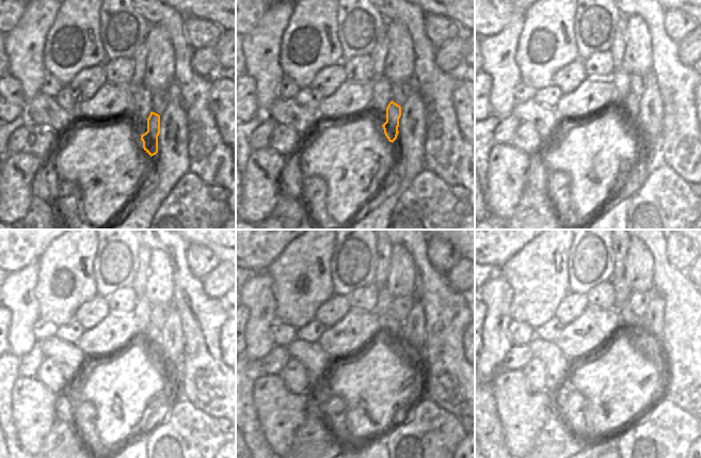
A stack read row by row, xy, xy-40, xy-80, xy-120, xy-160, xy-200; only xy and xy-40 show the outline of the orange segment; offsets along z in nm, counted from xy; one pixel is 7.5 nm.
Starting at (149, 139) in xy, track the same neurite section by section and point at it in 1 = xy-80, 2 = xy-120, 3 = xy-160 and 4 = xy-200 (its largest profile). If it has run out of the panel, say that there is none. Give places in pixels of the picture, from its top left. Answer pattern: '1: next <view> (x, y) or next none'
1: next xy-80 (630, 115)
2: next xy-120 (153, 343)
3: next xy-160 (391, 333)
4: next xy-200 (627, 320)

